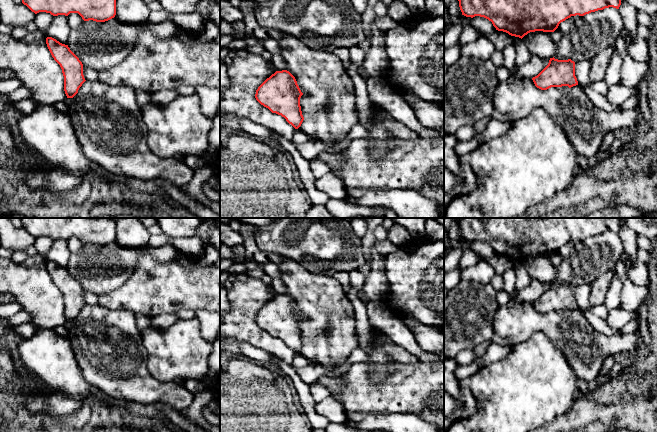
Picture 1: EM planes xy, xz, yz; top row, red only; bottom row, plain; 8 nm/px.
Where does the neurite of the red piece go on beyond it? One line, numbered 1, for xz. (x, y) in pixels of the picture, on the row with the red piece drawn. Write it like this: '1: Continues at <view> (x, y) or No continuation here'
1: No continuation here

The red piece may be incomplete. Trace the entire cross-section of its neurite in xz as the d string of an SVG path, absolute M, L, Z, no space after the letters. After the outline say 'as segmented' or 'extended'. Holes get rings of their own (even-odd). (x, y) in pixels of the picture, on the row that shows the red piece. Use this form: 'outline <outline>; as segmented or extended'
outline M282 70L276 71L258 87L255 98L298 129L304 120L300 106L302 95L295 77L289 71Z; as segmented

